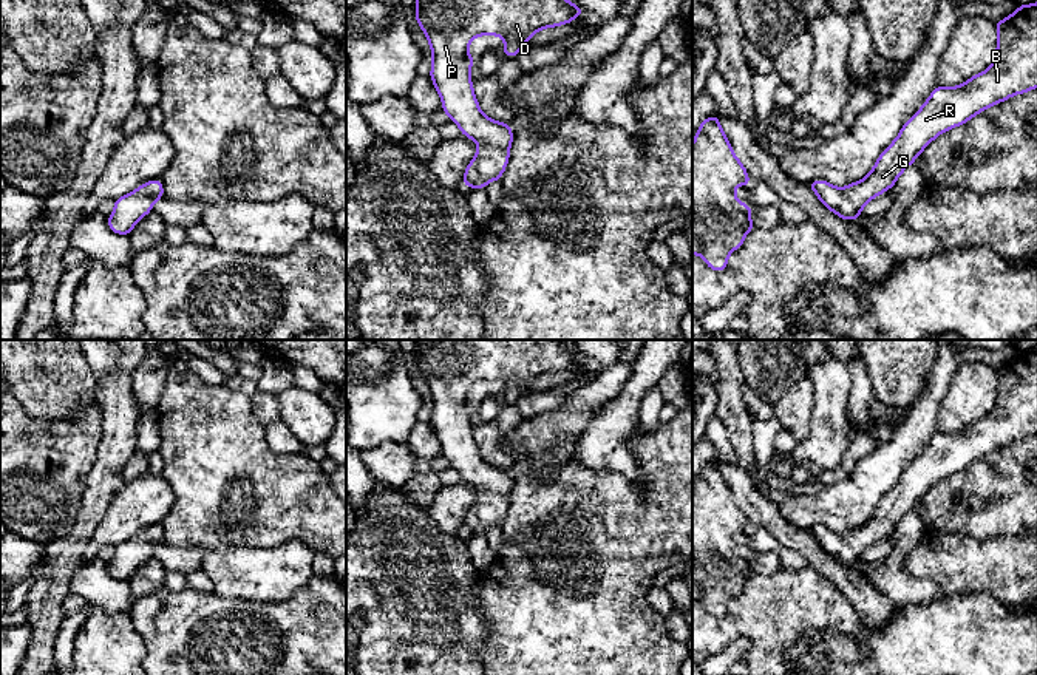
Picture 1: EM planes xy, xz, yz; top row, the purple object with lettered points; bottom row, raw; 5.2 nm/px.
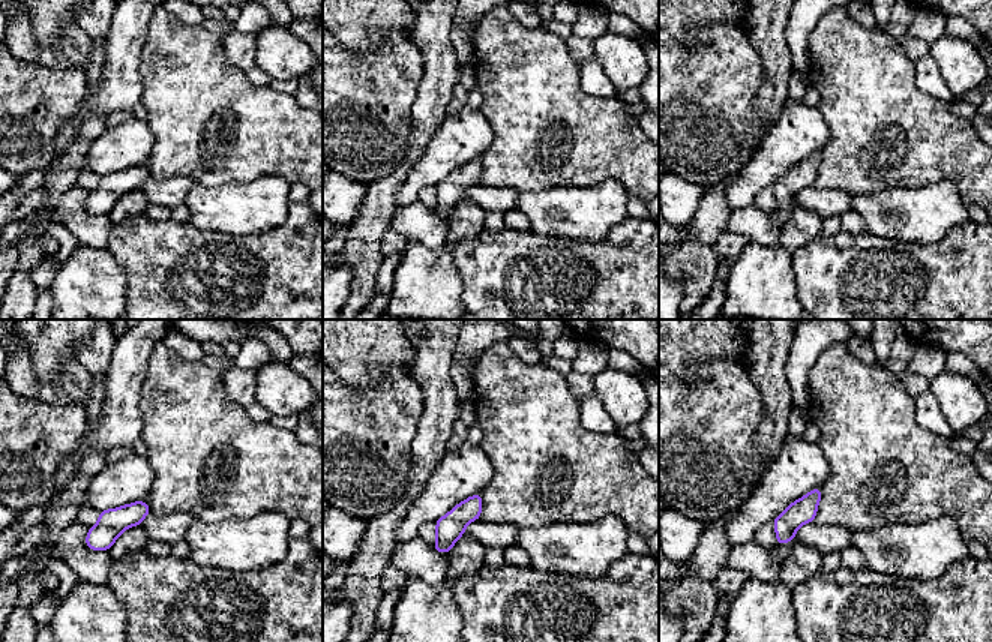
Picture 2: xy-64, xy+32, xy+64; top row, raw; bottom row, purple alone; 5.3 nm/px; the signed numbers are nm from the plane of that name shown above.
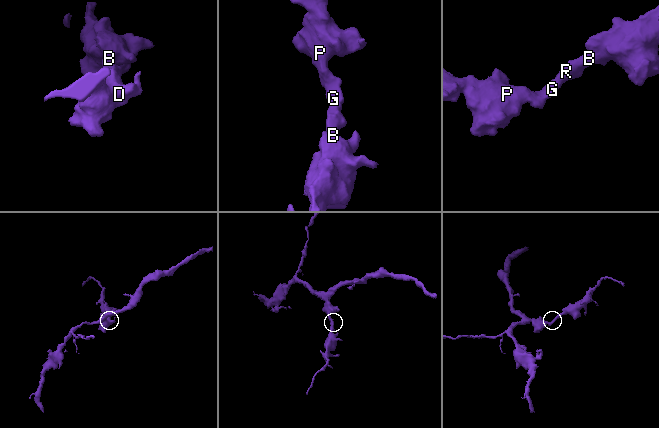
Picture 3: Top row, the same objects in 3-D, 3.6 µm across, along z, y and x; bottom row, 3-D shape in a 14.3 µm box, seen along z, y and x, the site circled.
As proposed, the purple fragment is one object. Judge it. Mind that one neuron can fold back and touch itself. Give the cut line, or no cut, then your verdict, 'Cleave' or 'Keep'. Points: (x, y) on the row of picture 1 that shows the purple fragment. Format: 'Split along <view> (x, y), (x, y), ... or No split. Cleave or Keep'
No split. Keep

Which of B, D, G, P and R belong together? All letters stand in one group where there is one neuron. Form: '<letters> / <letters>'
B D G P R

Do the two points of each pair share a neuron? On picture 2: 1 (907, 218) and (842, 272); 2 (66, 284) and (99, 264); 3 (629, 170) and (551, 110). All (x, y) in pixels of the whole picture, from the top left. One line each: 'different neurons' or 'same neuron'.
1: different neurons
2: same neuron
3: same neuron

